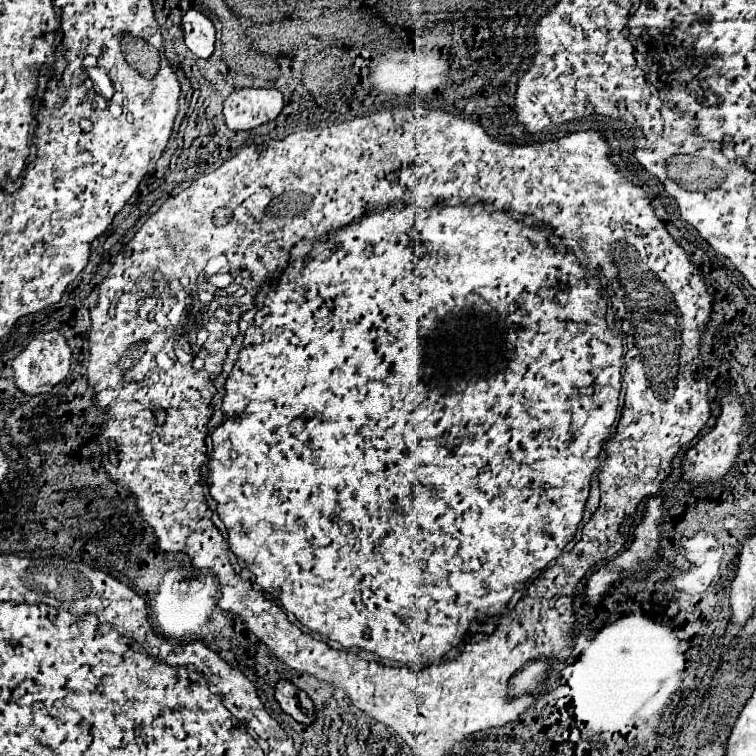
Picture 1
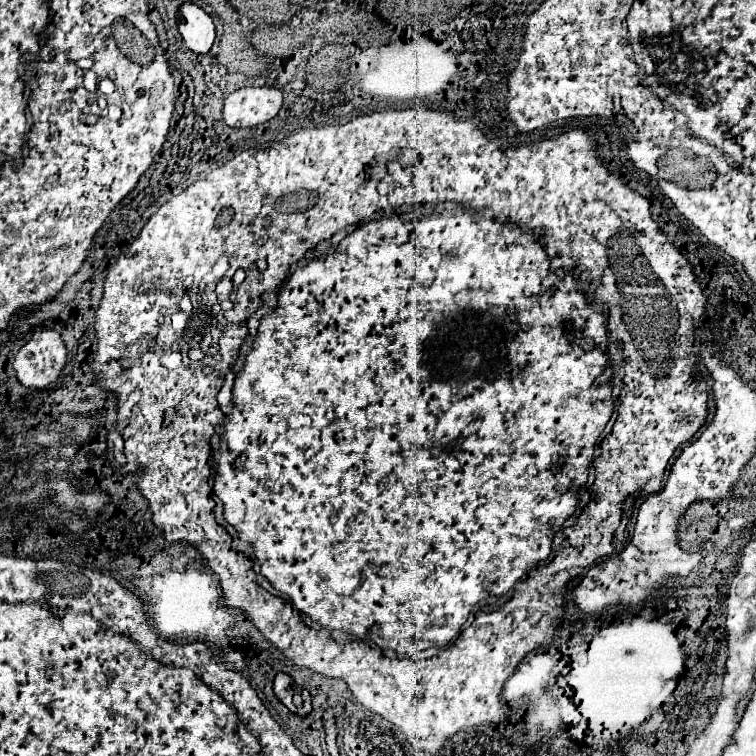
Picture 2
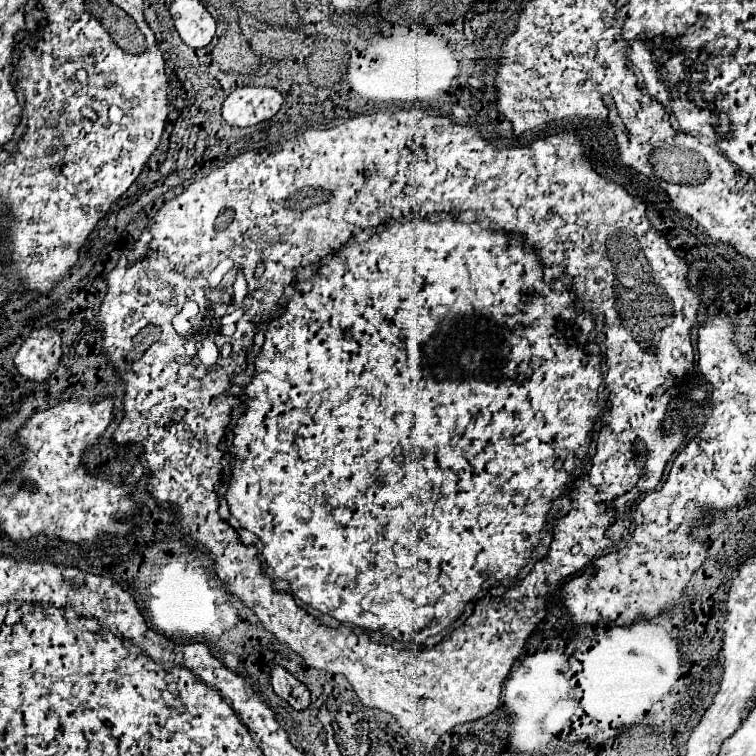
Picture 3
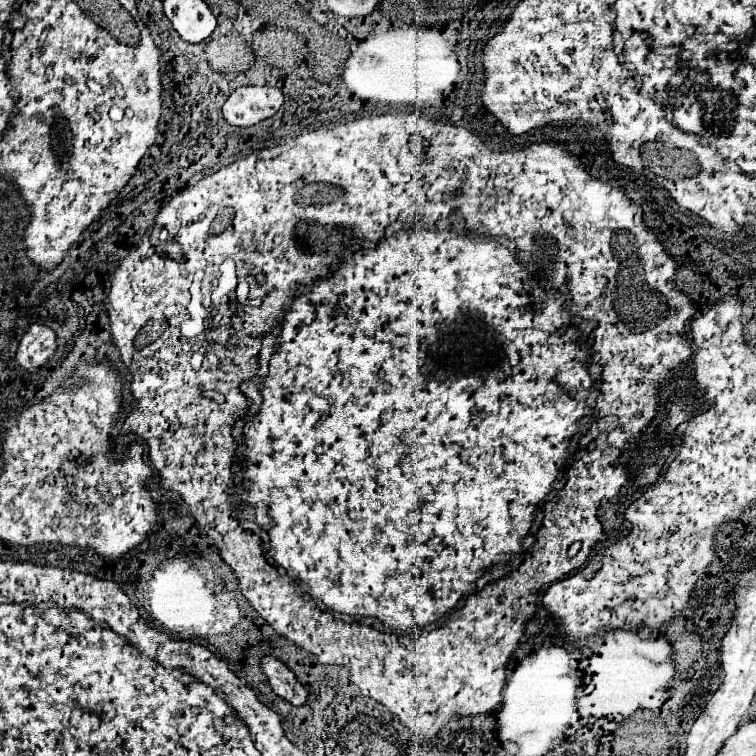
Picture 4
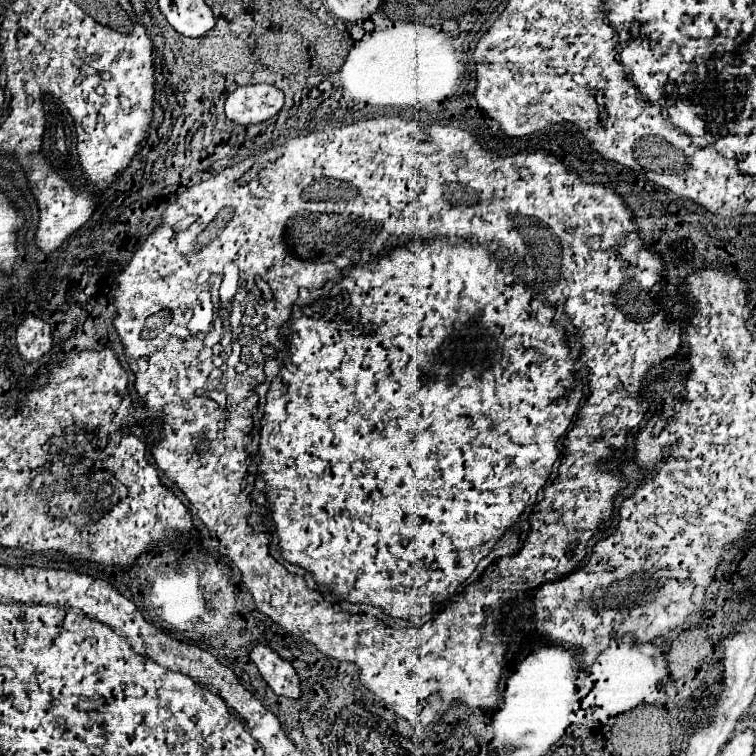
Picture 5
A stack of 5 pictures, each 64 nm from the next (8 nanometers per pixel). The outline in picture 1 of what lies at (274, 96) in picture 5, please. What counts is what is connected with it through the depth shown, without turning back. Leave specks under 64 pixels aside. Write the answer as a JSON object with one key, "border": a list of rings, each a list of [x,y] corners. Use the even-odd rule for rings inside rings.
{"border":[[[240,88],[224,102],[224,118],[230,130],[252,130],[276,120],[282,112],[282,92],[274,88]]]}

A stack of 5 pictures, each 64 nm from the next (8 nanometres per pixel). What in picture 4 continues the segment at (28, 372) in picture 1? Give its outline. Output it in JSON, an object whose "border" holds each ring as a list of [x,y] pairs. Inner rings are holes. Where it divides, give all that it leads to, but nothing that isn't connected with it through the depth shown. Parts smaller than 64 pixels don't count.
{"border":[[[32,324],[18,346],[16,362],[26,372],[38,372],[56,354],[56,348],[58,342],[54,330],[50,330],[48,326]]]}

